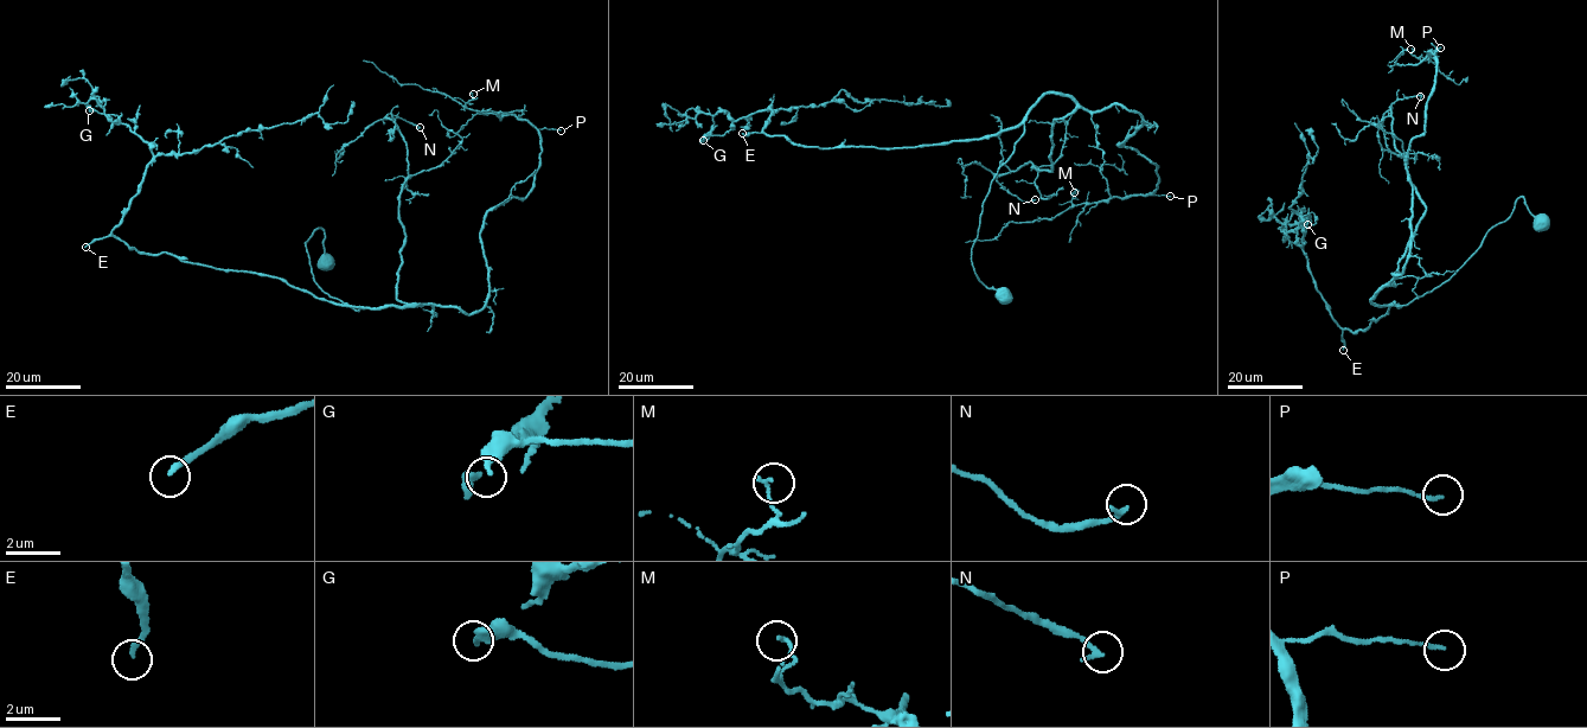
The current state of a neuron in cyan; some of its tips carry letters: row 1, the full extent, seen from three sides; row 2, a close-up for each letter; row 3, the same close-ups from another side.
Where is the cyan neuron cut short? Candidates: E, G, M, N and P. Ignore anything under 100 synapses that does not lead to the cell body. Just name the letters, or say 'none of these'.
E

